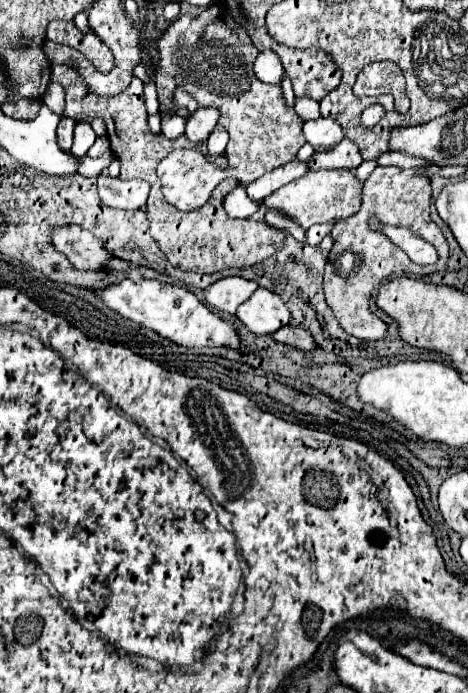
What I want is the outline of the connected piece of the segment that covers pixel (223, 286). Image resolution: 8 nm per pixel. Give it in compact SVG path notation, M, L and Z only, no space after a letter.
M229 276L223 280L217 280L215 284L211 284L205 290L205 300L209 302L209 306L227 312L227 314L235 314L235 310L239 308L239 304L243 304L245 300L249 300L249 296L255 292L257 284L237 278L237 276Z

